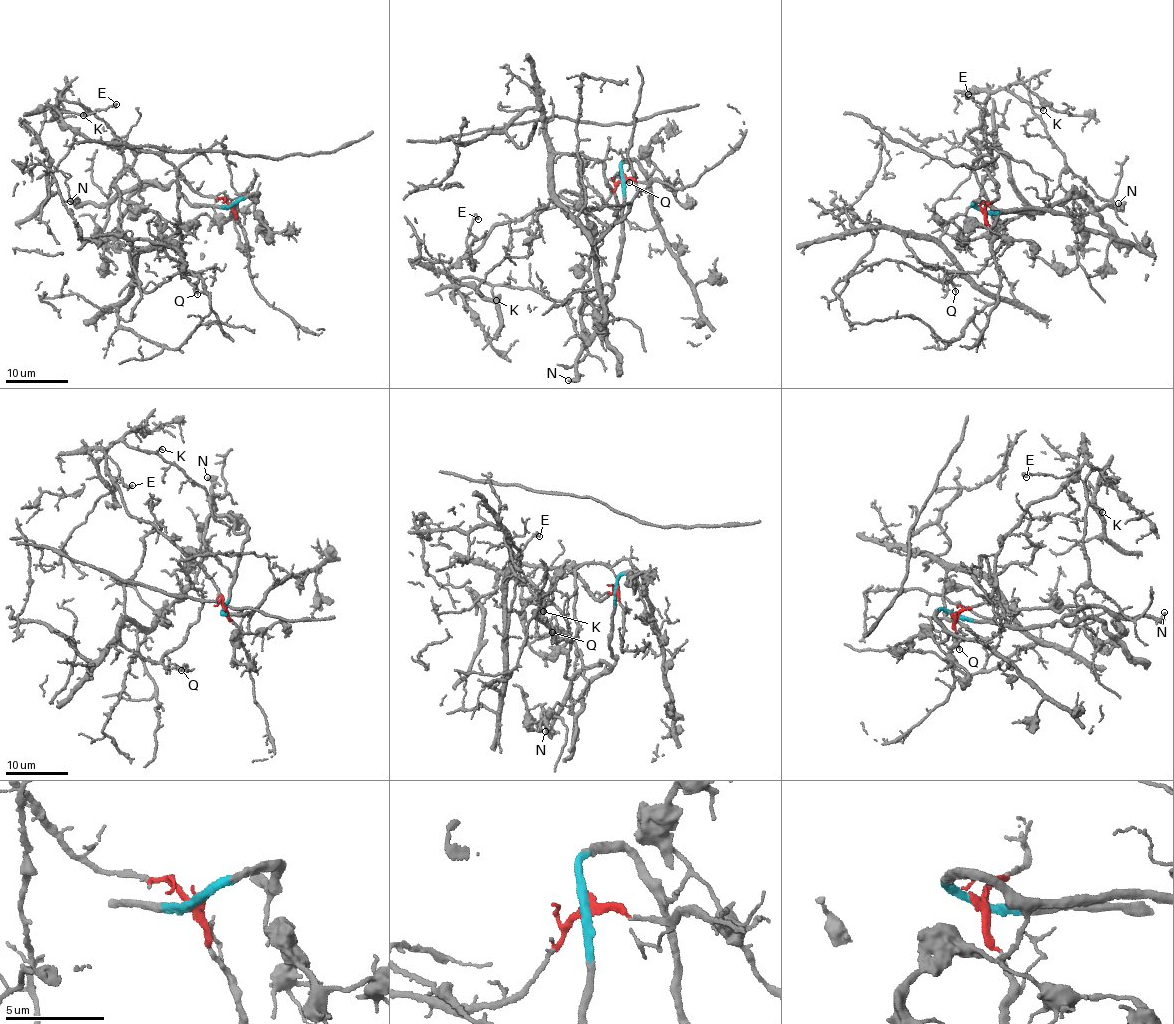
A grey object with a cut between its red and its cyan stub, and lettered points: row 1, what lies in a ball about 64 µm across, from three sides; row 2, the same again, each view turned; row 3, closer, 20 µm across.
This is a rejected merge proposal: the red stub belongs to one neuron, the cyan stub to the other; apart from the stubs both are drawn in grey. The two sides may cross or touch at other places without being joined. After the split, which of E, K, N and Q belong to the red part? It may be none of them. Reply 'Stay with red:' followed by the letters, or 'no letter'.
Stay with red: E, K

